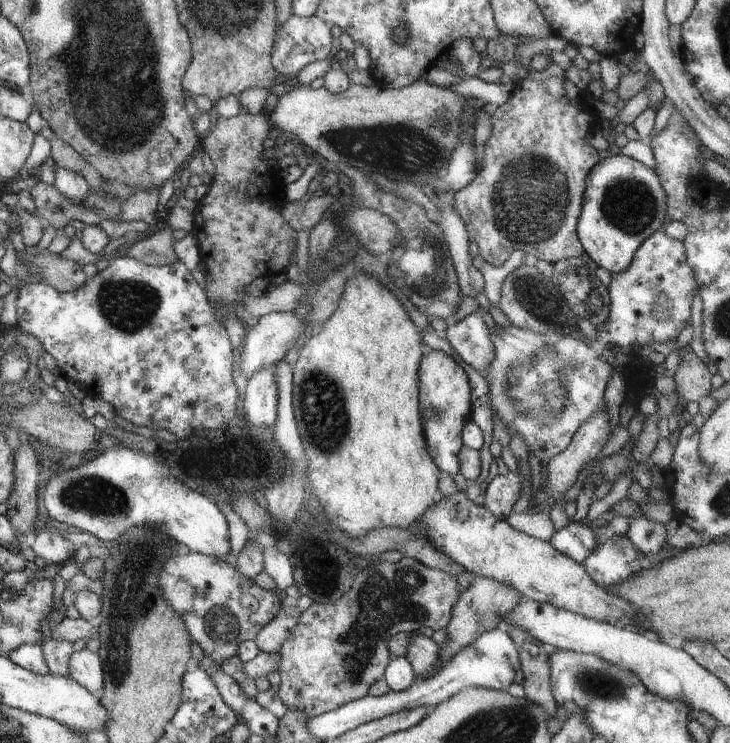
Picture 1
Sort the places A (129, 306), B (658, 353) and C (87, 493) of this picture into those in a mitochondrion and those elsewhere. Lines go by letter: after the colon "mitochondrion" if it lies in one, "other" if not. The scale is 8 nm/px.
A: mitochondrion
B: other
C: mitochondrion

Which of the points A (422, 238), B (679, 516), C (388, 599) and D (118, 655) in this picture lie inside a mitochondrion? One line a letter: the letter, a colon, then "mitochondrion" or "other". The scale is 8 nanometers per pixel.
A: mitochondrion
B: other
C: mitochondrion
D: mitochondrion

